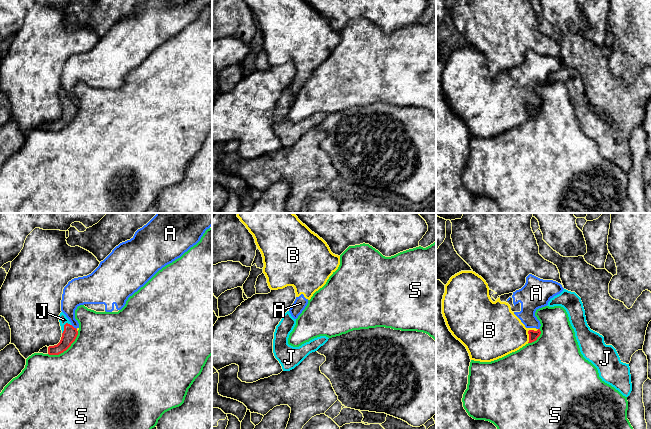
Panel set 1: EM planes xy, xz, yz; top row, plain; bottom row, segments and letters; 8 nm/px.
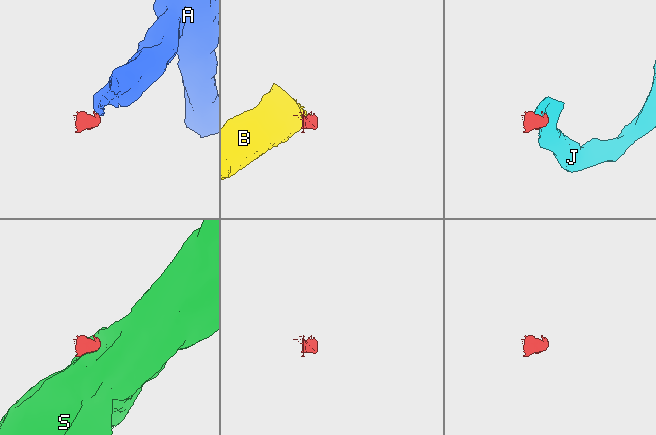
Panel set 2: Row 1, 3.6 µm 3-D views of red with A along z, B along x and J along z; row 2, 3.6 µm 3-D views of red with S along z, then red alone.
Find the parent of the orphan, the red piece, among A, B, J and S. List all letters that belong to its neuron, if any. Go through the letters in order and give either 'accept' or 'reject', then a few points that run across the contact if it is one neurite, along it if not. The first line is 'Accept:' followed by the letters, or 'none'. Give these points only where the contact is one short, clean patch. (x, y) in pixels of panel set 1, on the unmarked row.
Accept: J
A: reject; line xy (71, 101), (76, 105)
B: reject; line yz (538, 105), (528, 107), (527, 118)
J: accept; line xy (70, 109), (64, 102), (63, 95)
S: reject; line xy (78, 107), (75, 116), (65, 126), (58, 130), (48, 130)

